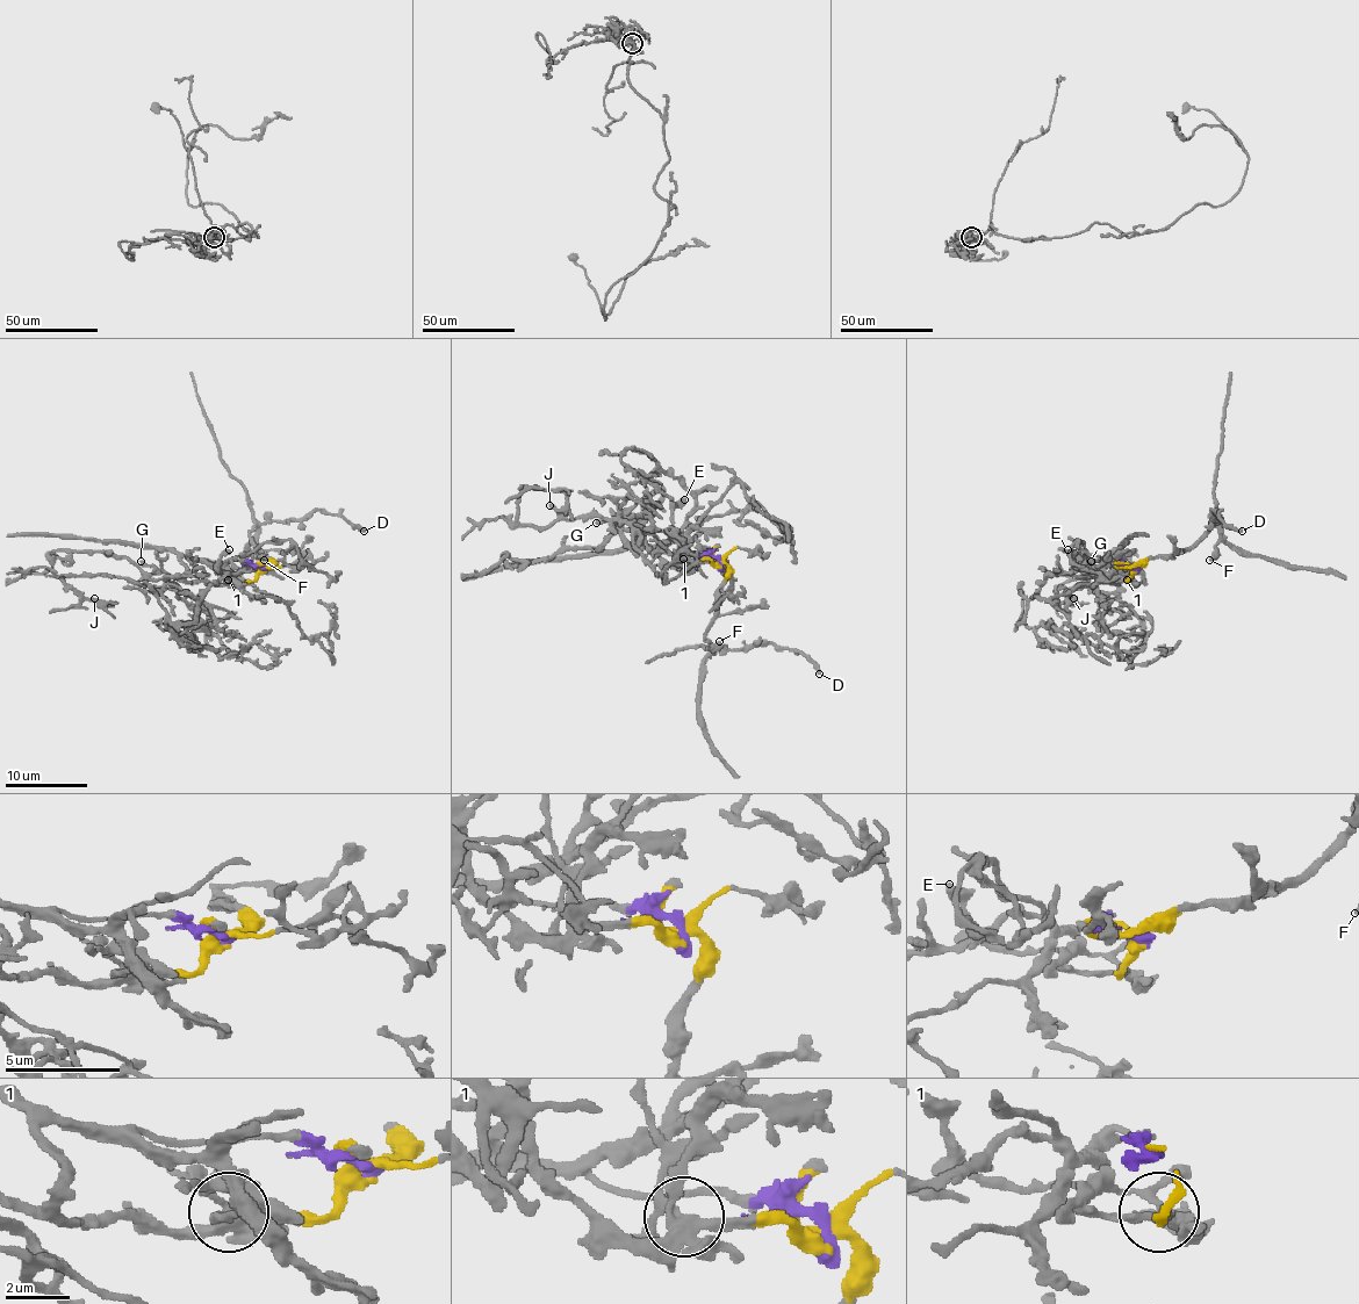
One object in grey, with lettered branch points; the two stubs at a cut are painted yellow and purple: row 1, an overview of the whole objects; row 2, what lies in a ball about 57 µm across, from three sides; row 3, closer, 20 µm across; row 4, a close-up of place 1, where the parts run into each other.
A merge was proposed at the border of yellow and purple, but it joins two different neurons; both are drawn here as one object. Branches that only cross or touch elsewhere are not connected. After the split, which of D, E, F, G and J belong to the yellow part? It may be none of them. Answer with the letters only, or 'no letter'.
D, E, F, G

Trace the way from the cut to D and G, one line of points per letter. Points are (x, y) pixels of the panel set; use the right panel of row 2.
D: (1131, 568), (1150, 559), (1185, 552), (1217, 521), (1214, 510), (1226, 524), (1242, 532)
G: (1131, 568), (1128, 581), (1131, 584), (1099, 578), (1088, 567), (1091, 560)

